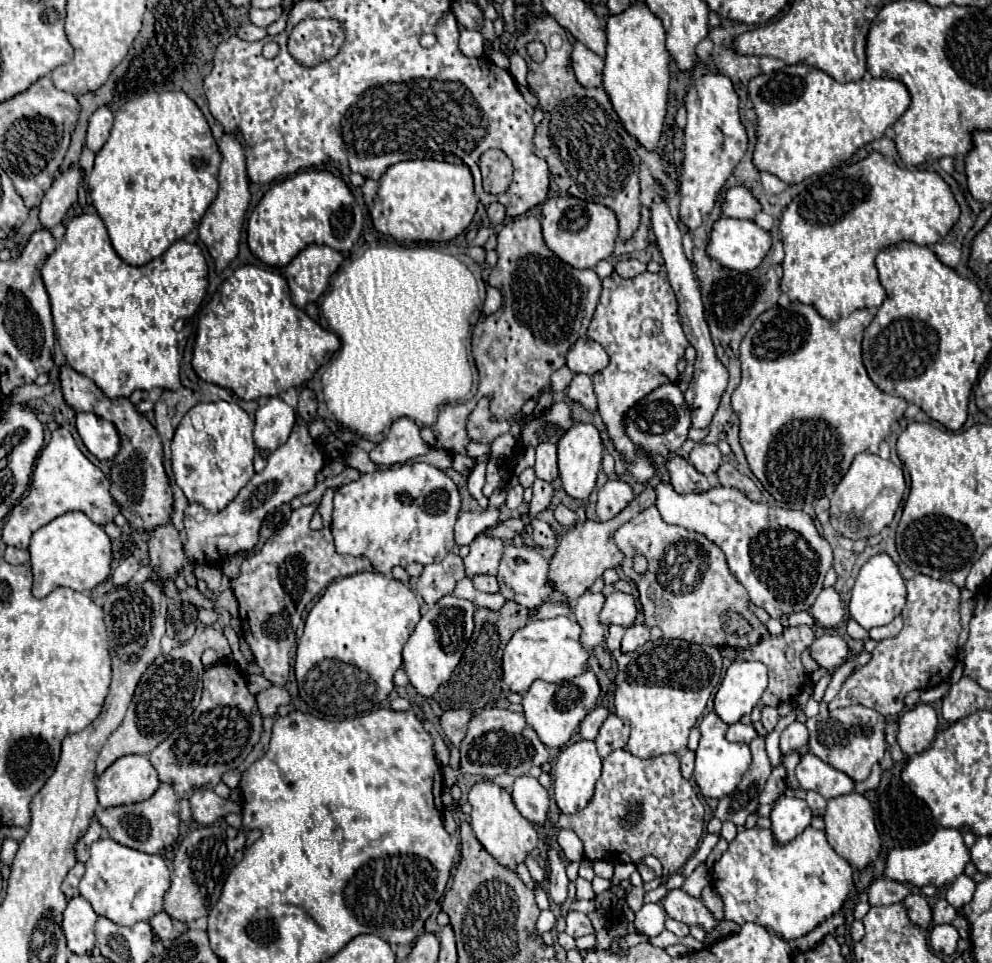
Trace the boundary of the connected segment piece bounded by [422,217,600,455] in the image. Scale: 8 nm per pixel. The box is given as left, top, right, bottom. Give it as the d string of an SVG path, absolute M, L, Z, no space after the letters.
M516 217L508 221L508 225L502 227L498 233L498 265L490 271L488 283L496 287L502 293L502 307L488 315L486 321L480 319L478 325L472 331L472 355L478 367L480 383L478 383L478 393L474 399L466 403L456 403L456 405L442 405L438 413L438 421L434 427L424 427L422 429L422 439L434 447L434 449L444 449L450 455L466 455L466 447L470 443L470 437L466 435L466 419L470 417L470 411L474 411L478 399L490 395L496 391L496 399L490 401L492 405L492 419L512 419L522 405L538 397L538 393L550 385L550 375L560 369L566 363L566 353L570 347L580 339L580 321L586 311L586 293L588 293L588 281L600 281L598 275L592 269L580 271L570 267L568 263L560 261L544 243L542 239L542 229L540 221L536 217Z

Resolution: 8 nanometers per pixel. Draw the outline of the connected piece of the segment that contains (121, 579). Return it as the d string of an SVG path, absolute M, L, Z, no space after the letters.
M128 557L128 559L124 559L116 569L114 569L114 573L112 573L112 583L114 585L126 585L132 577L134 577L134 573L138 571L138 561L134 559L134 557Z

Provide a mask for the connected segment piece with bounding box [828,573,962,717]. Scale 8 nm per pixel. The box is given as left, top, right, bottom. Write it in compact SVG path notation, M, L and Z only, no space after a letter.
M914 575L906 581L908 601L902 609L904 627L892 637L884 639L872 651L870 661L852 673L834 701L828 705L829 710L848 707L860 703L864 707L876 709L884 717L898 717L904 709L906 693L918 689L934 687L942 681L948 681L956 655L958 655L958 635L962 631L960 625L960 587L950 581L932 579L928 575Z

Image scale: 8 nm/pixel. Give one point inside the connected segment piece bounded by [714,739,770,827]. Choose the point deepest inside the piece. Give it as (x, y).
(735, 807)

